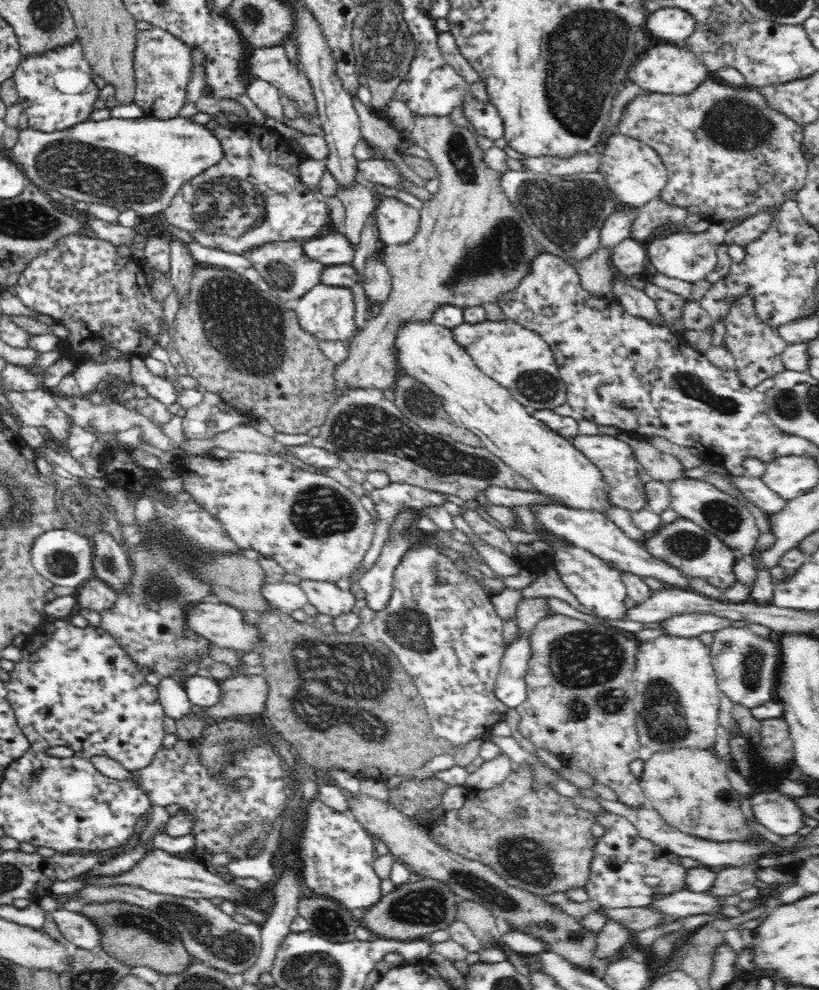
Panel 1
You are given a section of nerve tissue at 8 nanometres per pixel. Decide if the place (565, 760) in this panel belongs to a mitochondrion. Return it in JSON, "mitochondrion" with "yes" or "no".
{"mitochondrion":"no"}

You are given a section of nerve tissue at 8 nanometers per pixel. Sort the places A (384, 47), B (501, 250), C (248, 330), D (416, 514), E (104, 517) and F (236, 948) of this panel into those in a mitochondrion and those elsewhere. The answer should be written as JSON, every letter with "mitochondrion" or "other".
{"A":"mitochondrion","B":"mitochondrion","C":"mitochondrion","D":"other","E":"mitochondrion","F":"mitochondrion"}

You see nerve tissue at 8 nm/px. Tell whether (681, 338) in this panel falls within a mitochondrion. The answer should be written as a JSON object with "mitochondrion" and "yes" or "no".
{"mitochondrion":"no"}

